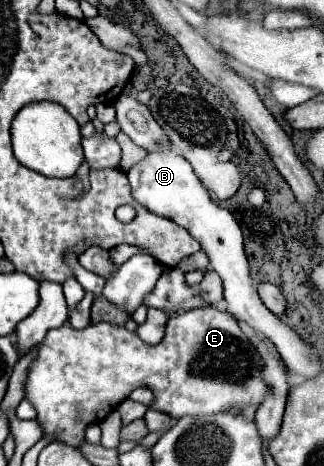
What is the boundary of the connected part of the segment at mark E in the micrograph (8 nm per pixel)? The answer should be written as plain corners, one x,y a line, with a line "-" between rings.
201,308
171,316
165,338
157,346
141,342
141,338
125,326
107,322
91,322
83,330
75,330
67,324
49,330
35,362
29,368
25,396
33,402
37,422
47,436
61,444
79,448
85,442
85,430
107,418
135,388
149,388
155,394
153,408
179,420
187,414
217,414
245,404
259,406
267,386
261,380
261,358
247,336
239,330
237,320
217,308

